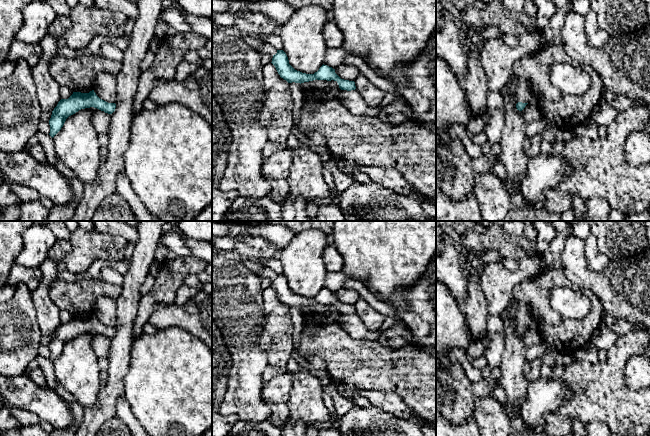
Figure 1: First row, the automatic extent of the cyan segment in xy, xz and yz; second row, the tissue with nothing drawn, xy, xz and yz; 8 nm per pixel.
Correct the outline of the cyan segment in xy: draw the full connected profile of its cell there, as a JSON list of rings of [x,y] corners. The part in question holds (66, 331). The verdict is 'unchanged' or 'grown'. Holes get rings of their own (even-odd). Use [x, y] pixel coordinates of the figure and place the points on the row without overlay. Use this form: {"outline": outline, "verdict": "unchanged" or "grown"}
{"outline": [[[94,314],[89,317],[73,316],[68,323],[61,323],[52,335],[49,344],[50,357],[53,362],[63,351],[66,343],[81,333],[94,331],[105,337],[112,338],[116,328],[100,323]]], "verdict": "unchanged"}

